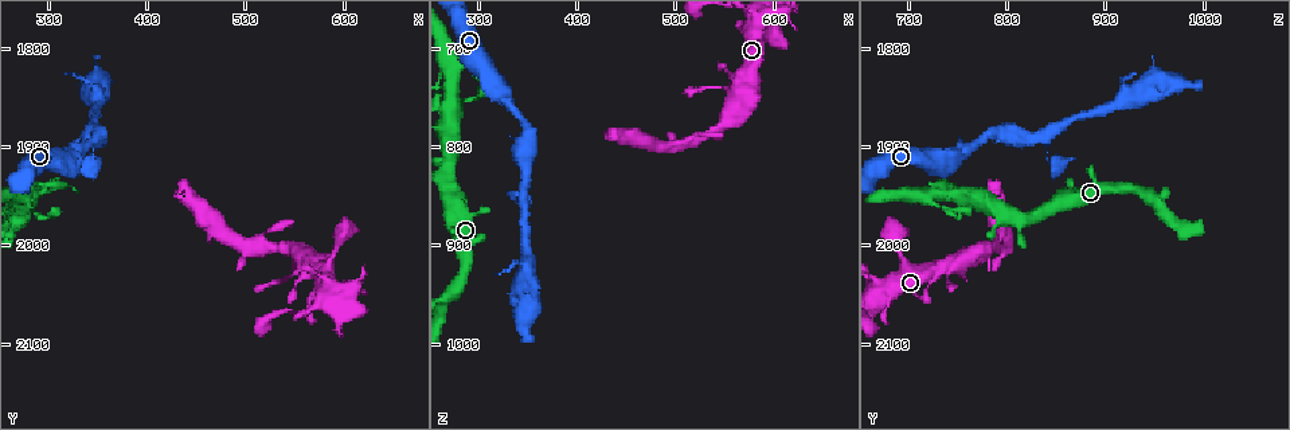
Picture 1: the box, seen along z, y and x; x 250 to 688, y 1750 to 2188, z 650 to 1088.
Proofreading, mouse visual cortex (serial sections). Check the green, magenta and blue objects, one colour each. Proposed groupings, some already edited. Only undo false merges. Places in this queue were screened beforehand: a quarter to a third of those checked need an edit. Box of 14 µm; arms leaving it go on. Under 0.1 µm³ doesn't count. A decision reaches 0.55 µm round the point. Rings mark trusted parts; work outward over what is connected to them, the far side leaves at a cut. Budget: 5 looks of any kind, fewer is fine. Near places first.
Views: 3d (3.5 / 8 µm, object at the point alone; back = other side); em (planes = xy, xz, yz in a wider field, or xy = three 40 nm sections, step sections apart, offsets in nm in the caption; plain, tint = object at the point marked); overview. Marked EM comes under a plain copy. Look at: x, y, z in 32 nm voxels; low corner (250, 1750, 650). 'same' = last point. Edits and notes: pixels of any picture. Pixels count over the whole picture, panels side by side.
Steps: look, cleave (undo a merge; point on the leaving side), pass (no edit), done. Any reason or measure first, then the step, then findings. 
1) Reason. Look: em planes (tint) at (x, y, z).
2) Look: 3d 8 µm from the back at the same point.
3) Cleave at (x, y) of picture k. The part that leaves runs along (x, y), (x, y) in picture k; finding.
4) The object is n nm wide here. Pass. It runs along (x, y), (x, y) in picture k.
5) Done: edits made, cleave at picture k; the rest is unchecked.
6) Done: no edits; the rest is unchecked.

A fork. Look: 3d 3.5 µm at (345, 1890, 835).

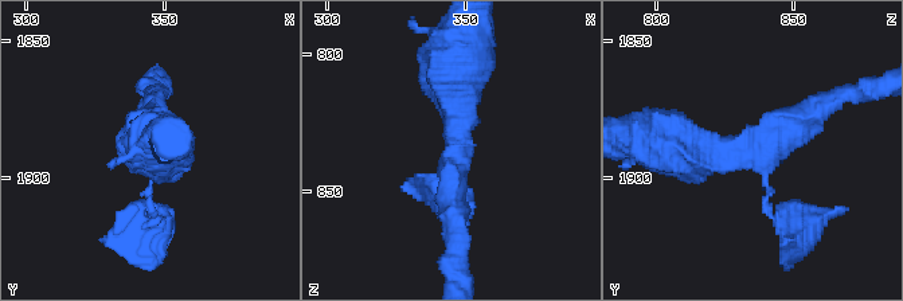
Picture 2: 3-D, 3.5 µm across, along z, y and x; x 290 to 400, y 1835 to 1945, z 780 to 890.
3 arms meet here; the arms are 100, 300, 500 nm wide; need the tissue. Look: em xy step 2 (tint) at (346, 1889, 835).

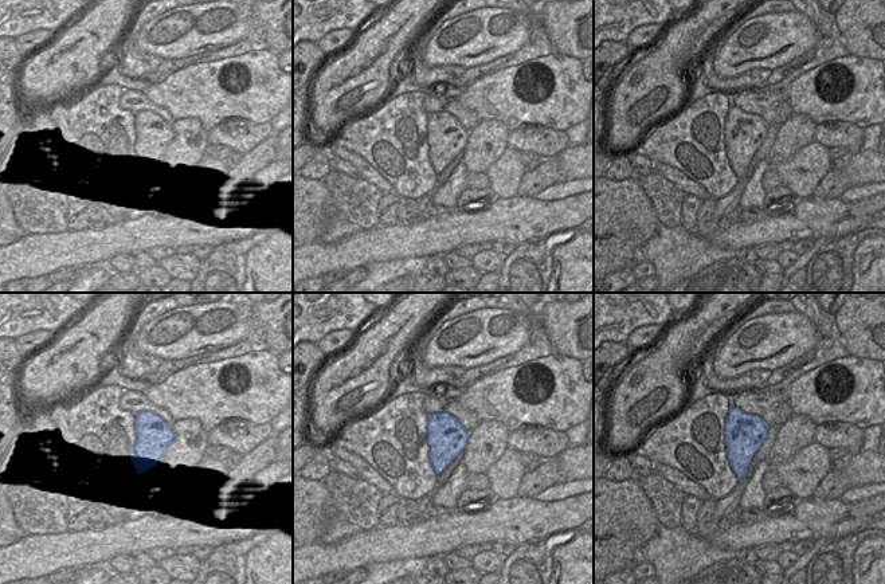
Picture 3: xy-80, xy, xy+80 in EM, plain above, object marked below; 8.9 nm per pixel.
Pass. It runs along (664, 143), (754, 147), (827, 101) in picture 2; all the same cell.

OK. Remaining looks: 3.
Look: 3d 3.5 µm at (445, 1955, 790).

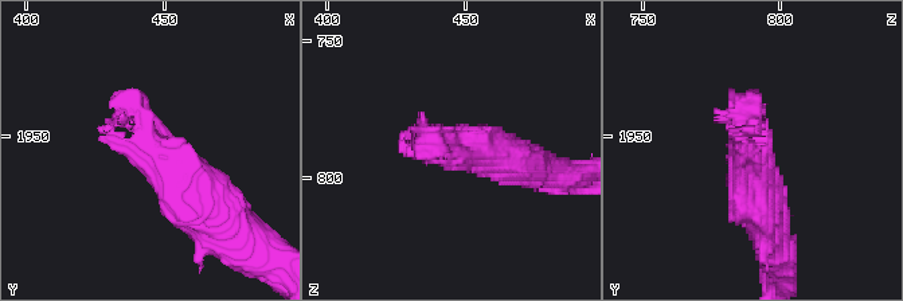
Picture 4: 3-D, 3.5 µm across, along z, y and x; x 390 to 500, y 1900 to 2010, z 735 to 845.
Look: em planes (tint) at (446, 1953, 789).

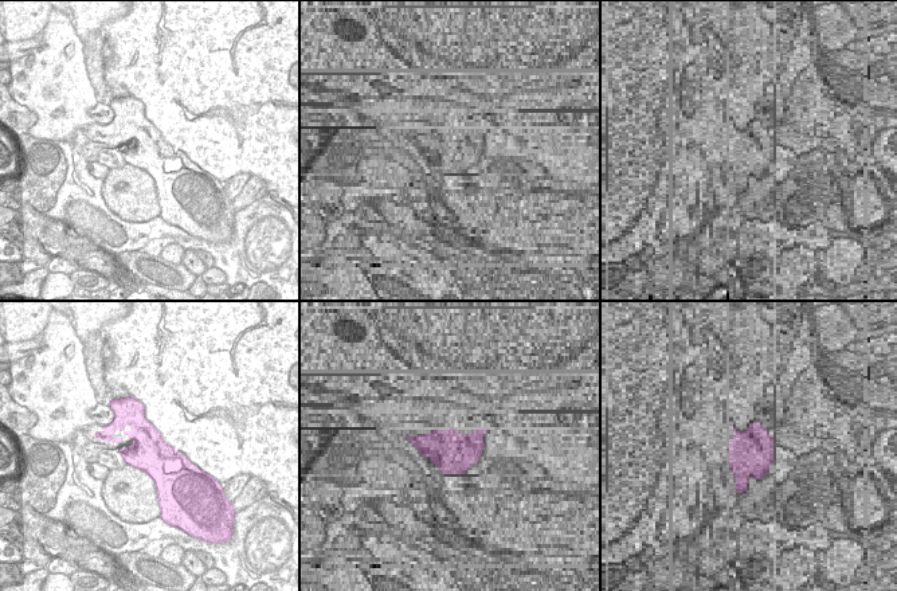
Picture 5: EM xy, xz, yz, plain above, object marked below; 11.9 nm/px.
Cleave at (218, 179) of picture 4. Two cells meet here.

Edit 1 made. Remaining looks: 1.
Done: edits made, cleave at picture 4; the rest is unchecked.

